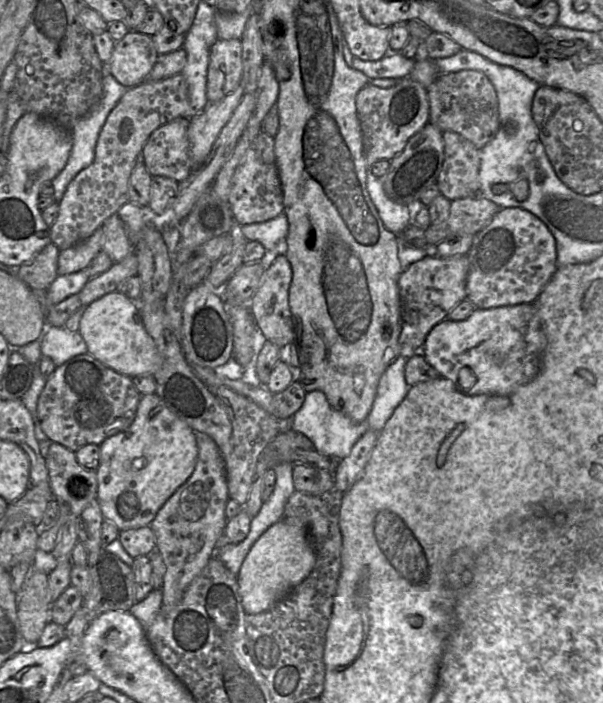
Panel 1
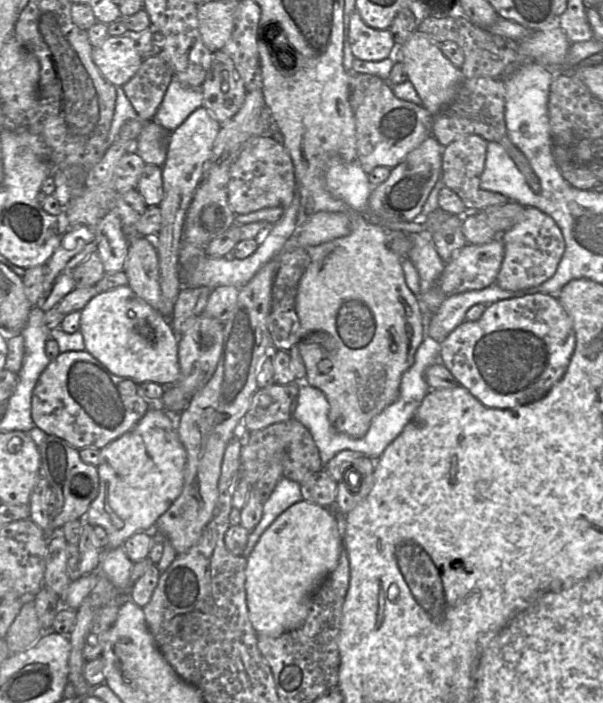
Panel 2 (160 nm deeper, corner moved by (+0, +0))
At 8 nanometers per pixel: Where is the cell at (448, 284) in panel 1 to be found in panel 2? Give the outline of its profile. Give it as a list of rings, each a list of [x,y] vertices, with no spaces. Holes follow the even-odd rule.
[[[498,237],[481,245],[467,244],[445,263],[437,289],[446,297],[472,290],[482,290],[495,283],[504,257],[504,244]]]

